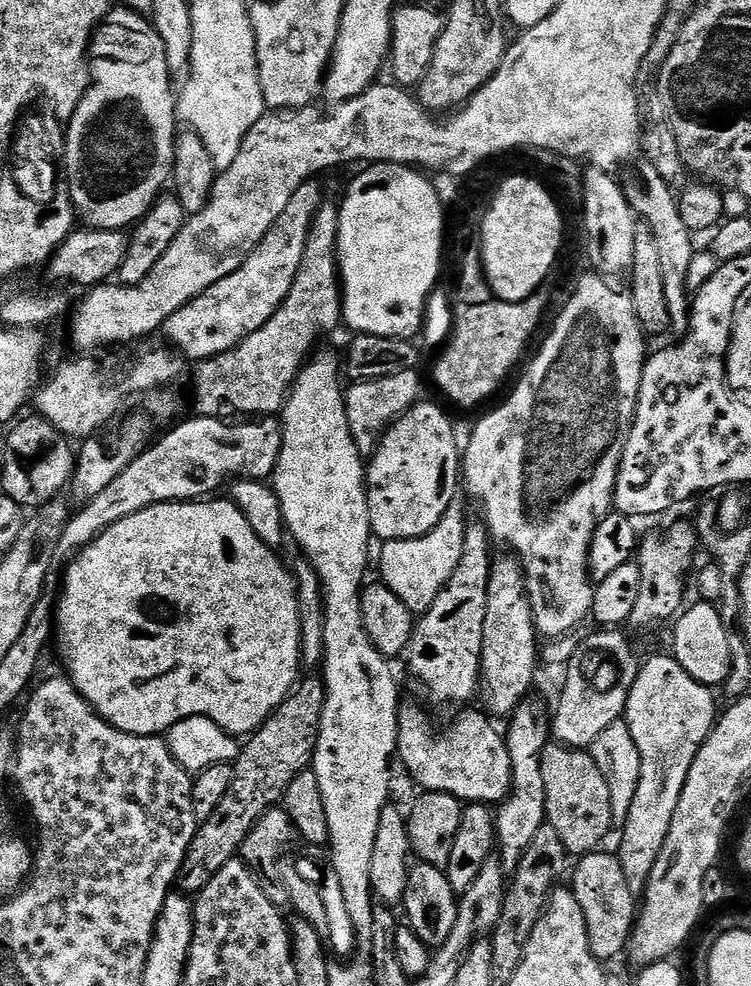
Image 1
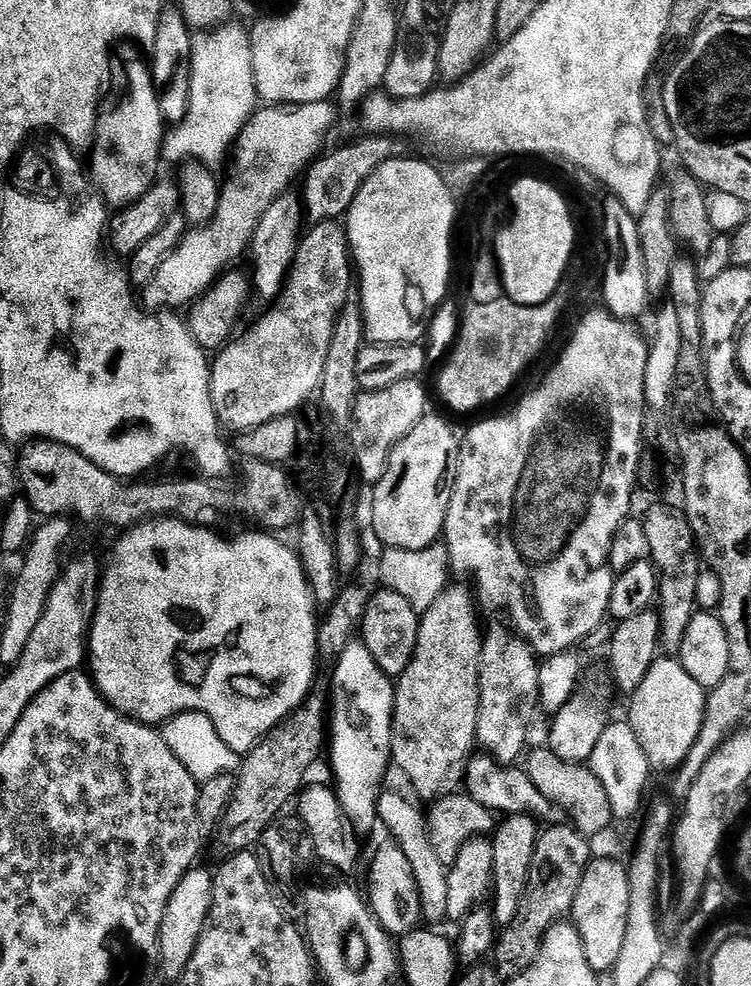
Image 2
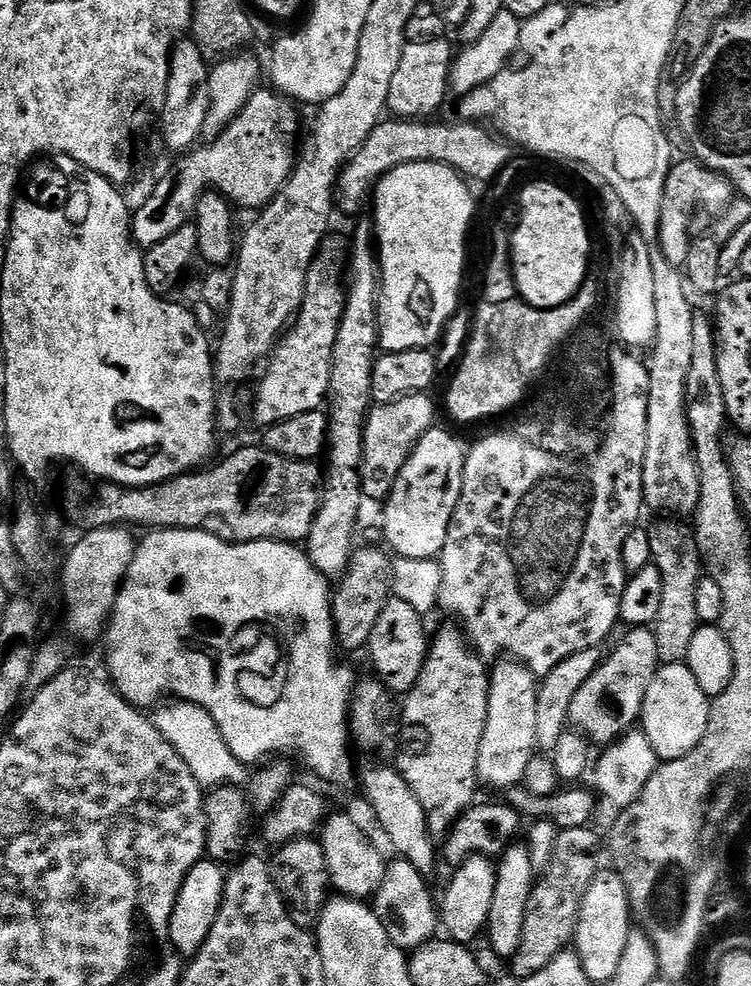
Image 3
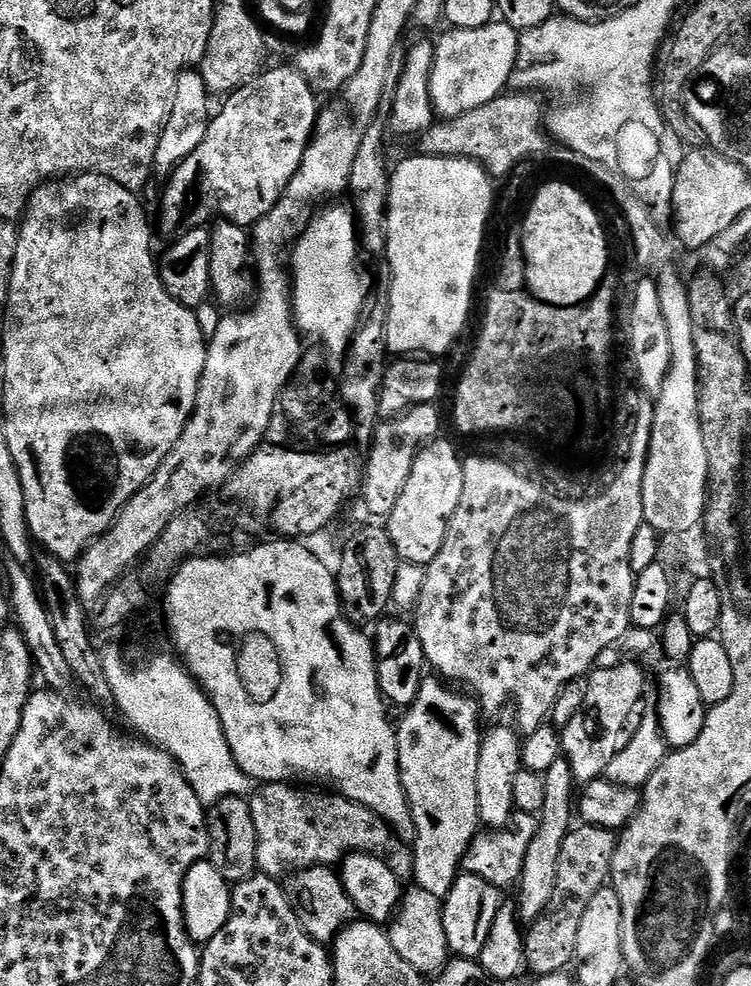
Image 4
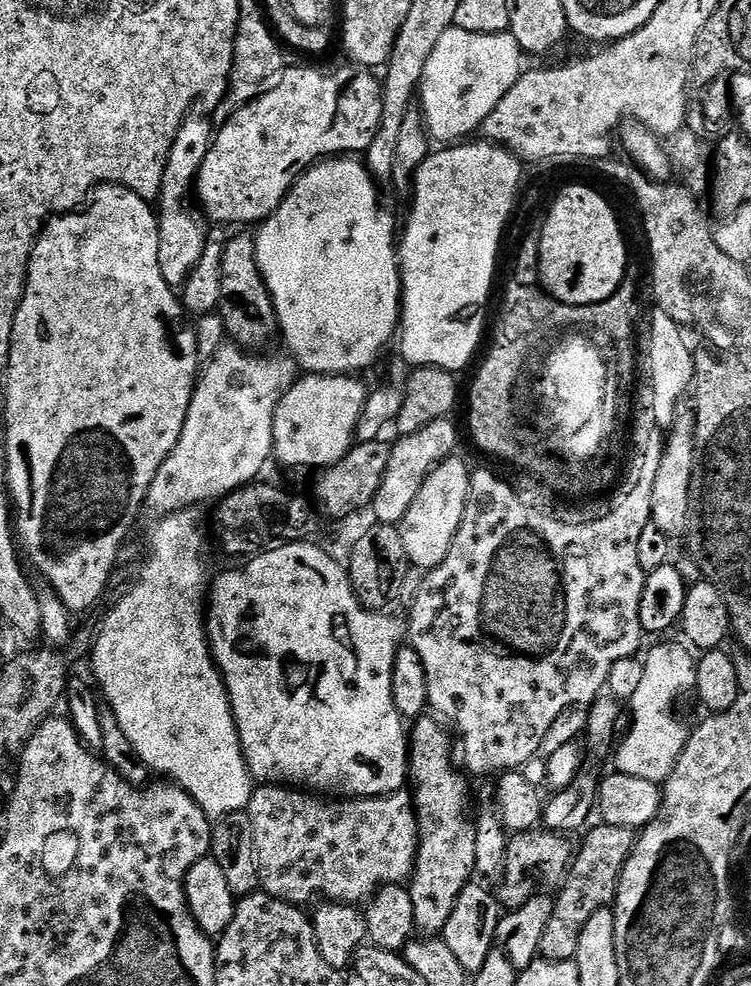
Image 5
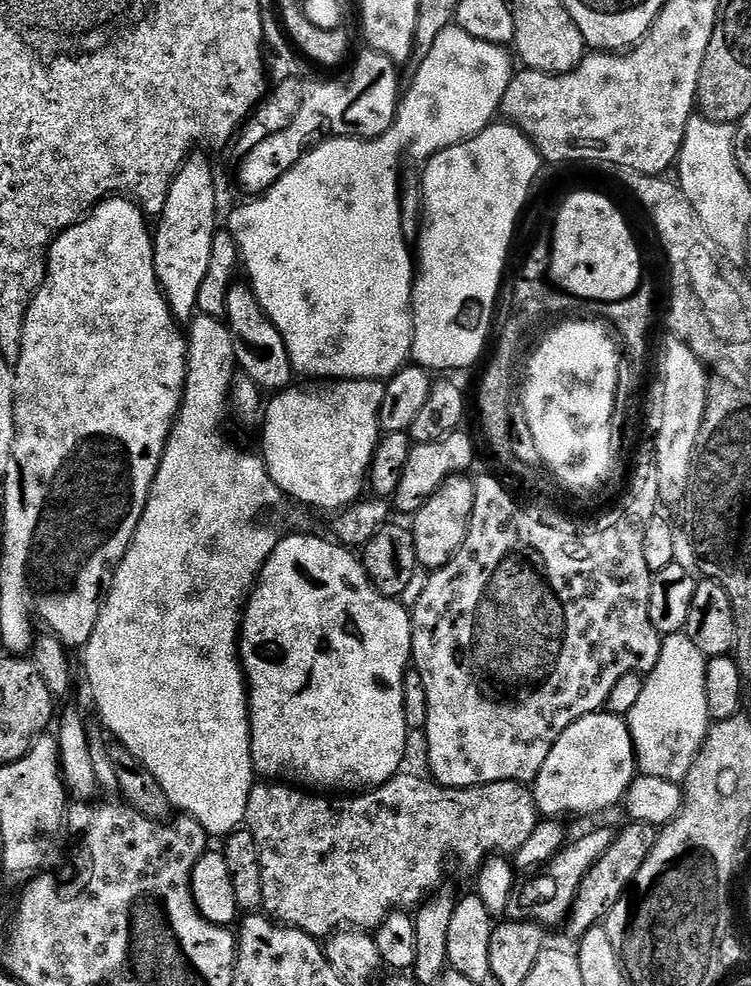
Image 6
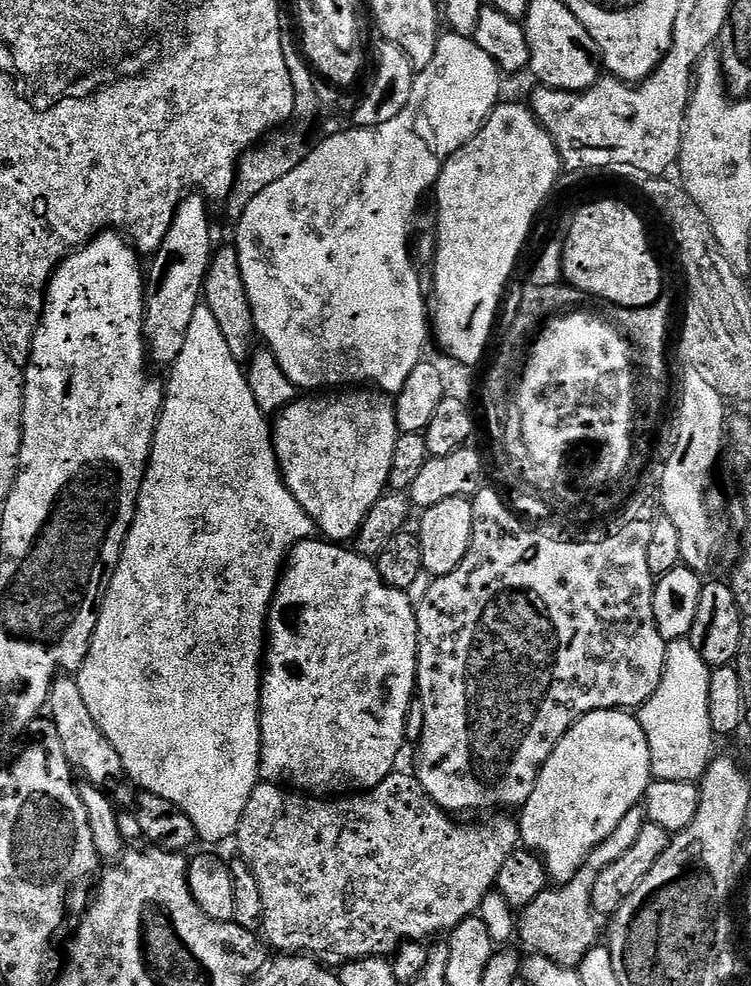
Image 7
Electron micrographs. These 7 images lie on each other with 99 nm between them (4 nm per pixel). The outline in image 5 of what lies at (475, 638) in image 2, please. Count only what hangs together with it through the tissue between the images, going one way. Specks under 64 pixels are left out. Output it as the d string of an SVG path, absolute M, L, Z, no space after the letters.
M428 714L420 716L410 728L408 775L420 827L420 845L407 890L414 902L414 922L424 934L443 933L450 914L454 914L458 894L462 894L476 872L476 825L471 819L468 821L469 777L452 769L454 740L447 731L439 719Z

